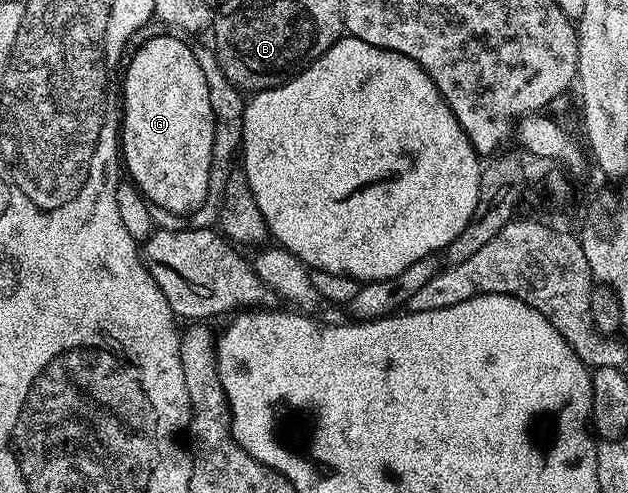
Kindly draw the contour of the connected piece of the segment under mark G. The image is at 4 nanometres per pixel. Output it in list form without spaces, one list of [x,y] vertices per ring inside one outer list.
[[[169,35],[173,37],[153,37],[150,41],[145,41],[141,45],[141,49],[137,49],[133,53],[133,58],[128,58],[127,64],[123,69],[123,116],[119,121],[119,149],[123,154],[123,165],[129,168],[132,184],[136,185],[145,196],[150,206],[156,207],[158,210],[166,209],[169,213],[183,213],[183,215],[193,214],[197,208],[203,205],[207,199],[208,172],[211,171],[212,161],[212,139],[215,135],[215,123],[213,122],[213,113],[211,109],[210,96],[208,94],[206,76],[199,67],[199,62],[193,54],[194,46],[188,44],[185,40],[177,35]]]

